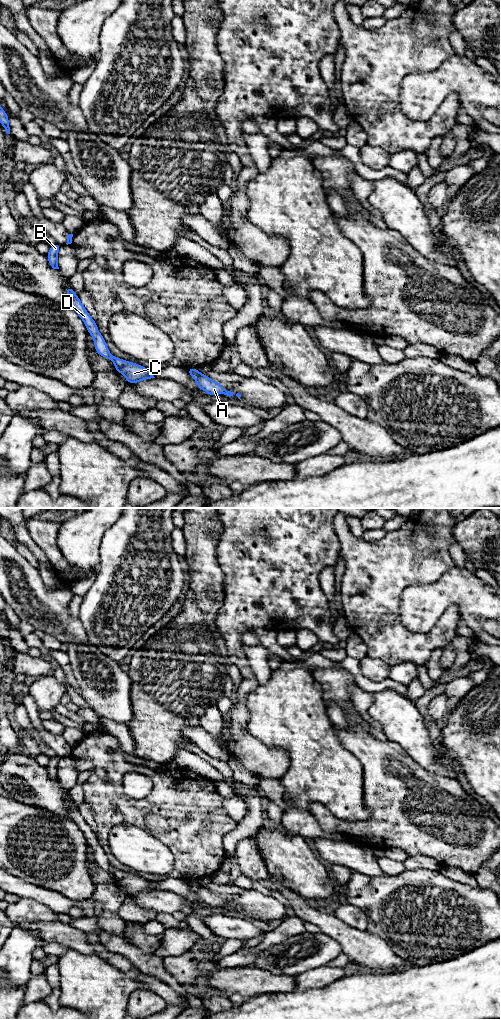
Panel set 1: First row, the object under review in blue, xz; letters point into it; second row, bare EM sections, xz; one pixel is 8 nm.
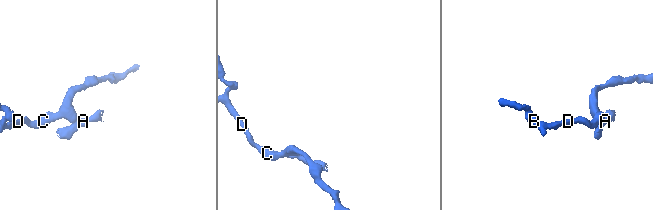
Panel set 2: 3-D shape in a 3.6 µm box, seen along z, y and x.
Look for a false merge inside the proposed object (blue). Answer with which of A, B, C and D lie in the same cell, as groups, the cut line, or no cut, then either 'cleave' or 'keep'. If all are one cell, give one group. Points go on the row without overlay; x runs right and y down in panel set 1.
A / B C D | xz (199, 885), (194, 890) | cleave

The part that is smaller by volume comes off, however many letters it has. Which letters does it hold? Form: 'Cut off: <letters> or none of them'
Cut off: A

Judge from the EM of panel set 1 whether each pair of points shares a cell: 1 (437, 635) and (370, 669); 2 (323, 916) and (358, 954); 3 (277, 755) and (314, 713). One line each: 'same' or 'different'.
1: different
2: same
3: different

